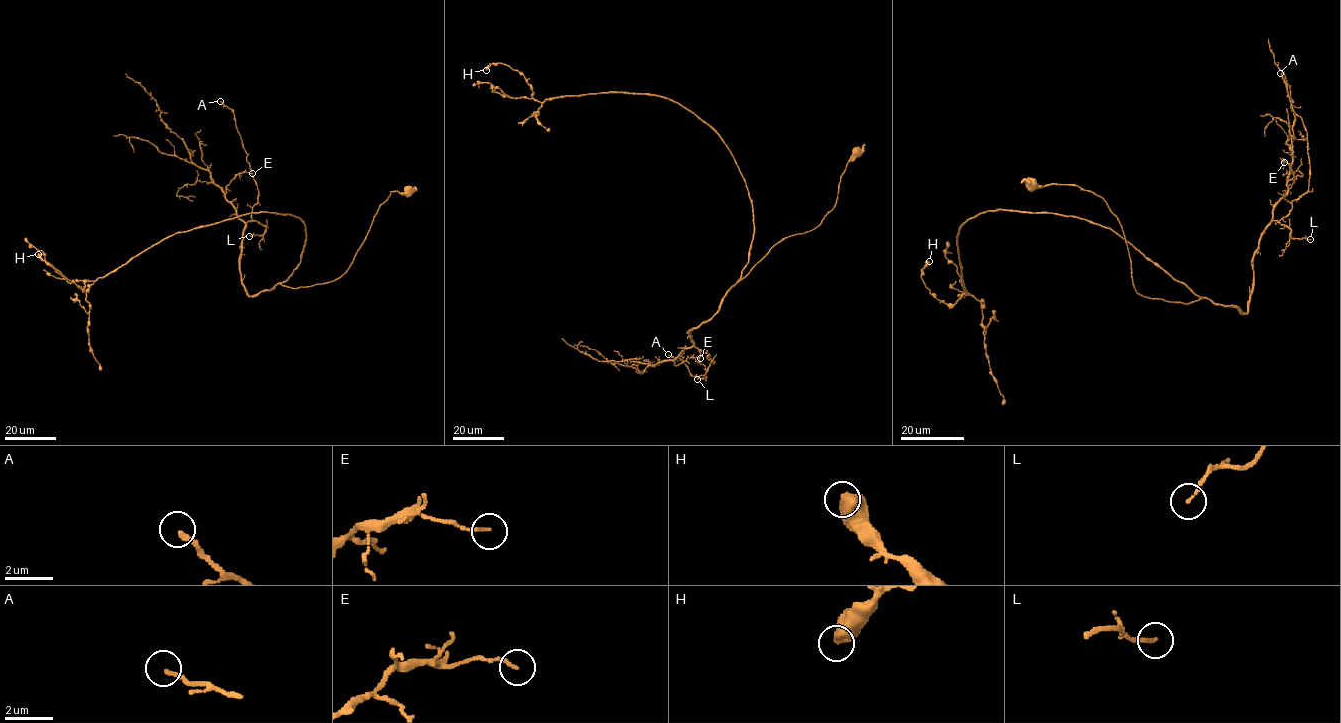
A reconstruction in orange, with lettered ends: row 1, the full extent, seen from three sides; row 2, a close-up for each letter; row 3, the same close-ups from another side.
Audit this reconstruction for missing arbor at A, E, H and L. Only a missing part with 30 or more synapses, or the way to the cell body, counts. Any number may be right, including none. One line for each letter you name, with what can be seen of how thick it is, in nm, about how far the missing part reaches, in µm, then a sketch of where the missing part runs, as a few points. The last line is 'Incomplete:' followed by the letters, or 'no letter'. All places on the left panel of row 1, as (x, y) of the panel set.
Incomplete: no letter

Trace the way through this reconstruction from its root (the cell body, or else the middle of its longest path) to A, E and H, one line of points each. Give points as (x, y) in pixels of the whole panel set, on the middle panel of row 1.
A: (856, 153), (819, 225), (778, 242), (730, 288), (719, 310), (688, 332), (706, 378), (693, 376), (668, 354)
E: (856, 153), (819, 225), (778, 242), (688, 332), (693, 345), (673, 360), (700, 358)
H: (856, 153), (819, 225), (729, 289), (753, 208), (708, 125), (647, 94), (540, 102), (517, 70), (486, 70)

